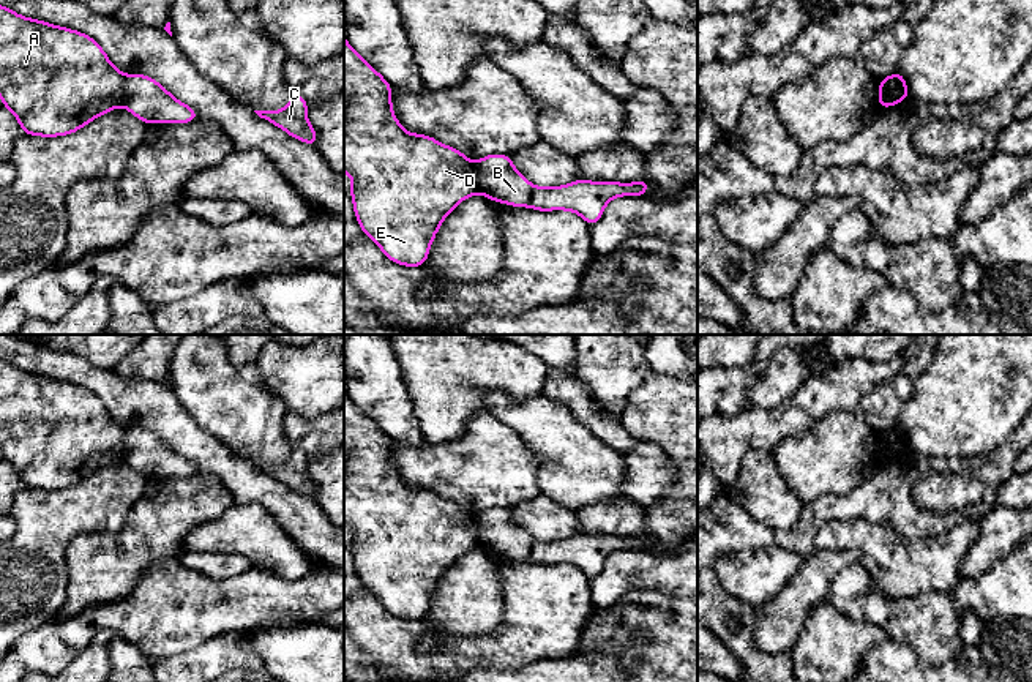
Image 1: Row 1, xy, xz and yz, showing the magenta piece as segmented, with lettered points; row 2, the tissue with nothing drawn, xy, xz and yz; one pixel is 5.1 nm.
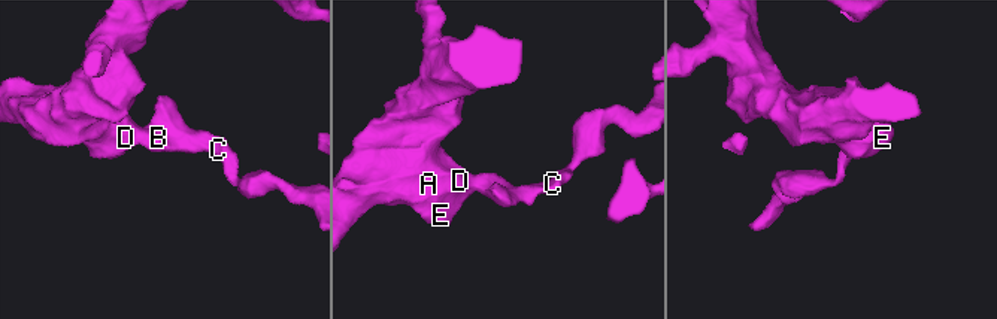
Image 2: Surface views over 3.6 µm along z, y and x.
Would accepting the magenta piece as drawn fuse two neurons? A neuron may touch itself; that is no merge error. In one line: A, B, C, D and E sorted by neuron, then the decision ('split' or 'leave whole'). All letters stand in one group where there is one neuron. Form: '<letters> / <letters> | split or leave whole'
A D E / B C | split

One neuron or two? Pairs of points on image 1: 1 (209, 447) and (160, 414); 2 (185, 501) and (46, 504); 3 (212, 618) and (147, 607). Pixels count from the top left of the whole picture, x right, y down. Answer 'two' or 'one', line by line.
1: one
2: two
3: one

